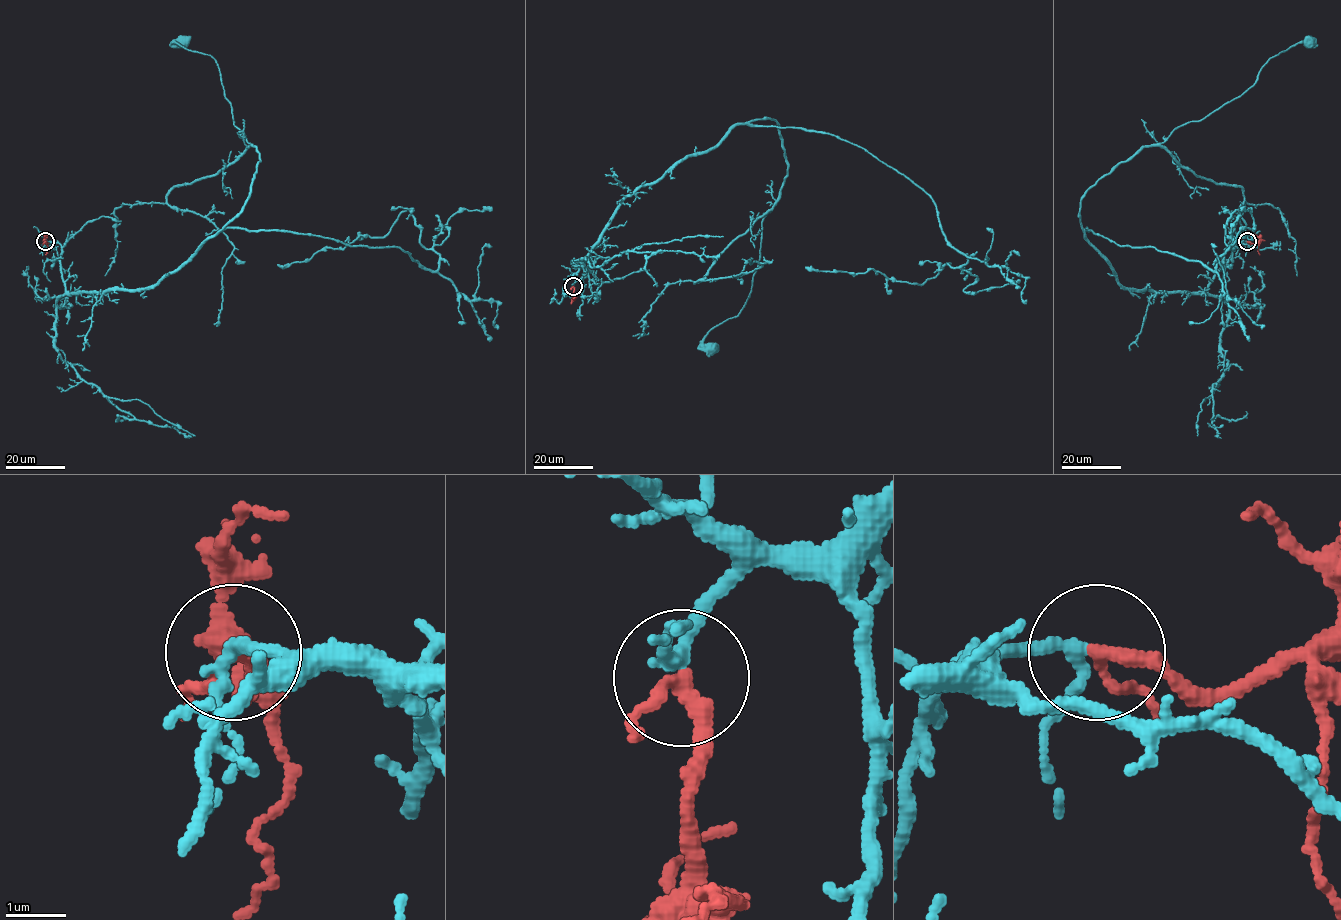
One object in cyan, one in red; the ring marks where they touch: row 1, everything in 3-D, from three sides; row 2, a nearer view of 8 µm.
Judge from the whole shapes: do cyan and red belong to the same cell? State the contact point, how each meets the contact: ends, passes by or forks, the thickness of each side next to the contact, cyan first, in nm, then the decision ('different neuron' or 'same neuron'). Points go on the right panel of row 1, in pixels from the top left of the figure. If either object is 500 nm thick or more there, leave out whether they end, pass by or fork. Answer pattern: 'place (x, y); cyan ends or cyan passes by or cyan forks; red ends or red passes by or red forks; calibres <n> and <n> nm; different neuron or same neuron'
place (1247, 241); cyan passes by; red passes by; calibres 200 and 220 nm; same neuron

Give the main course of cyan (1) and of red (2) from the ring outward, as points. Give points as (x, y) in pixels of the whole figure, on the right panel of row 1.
1: (1247, 242), (1202, 293), (1128, 290), (1086, 239), (1080, 201), (1309, 41)
2: (1247, 242), (1257, 243), (1260, 254)

